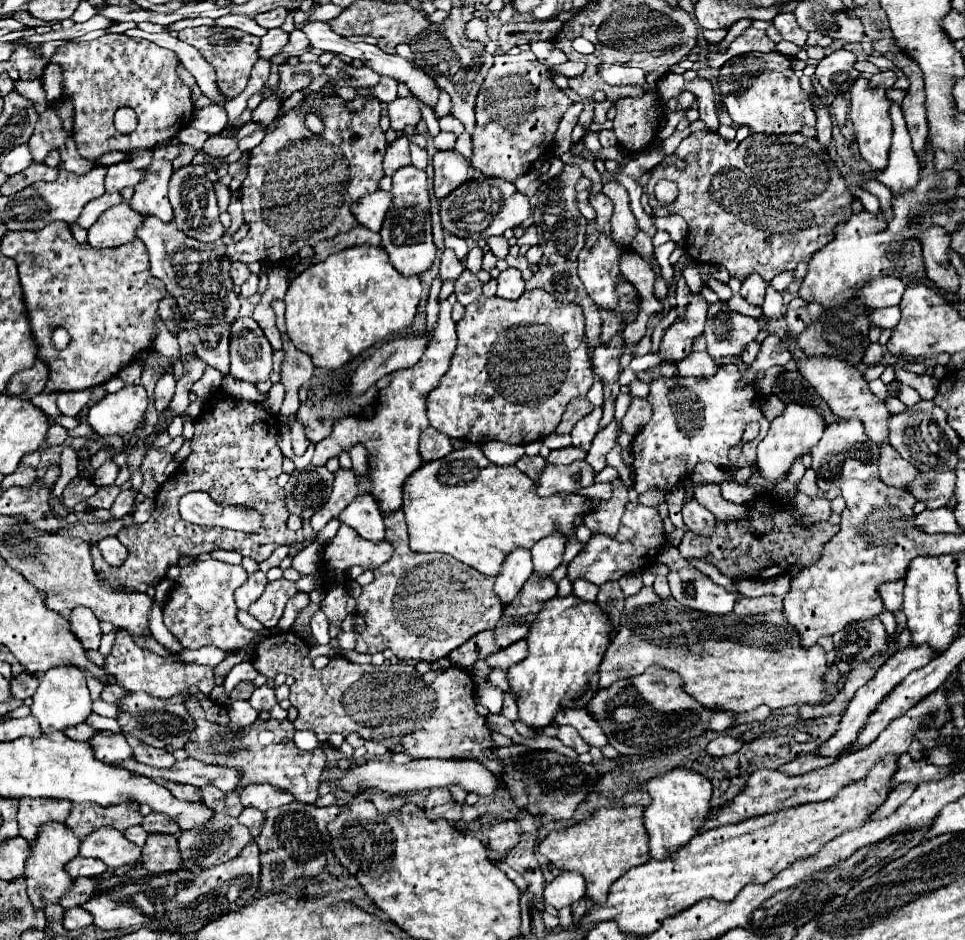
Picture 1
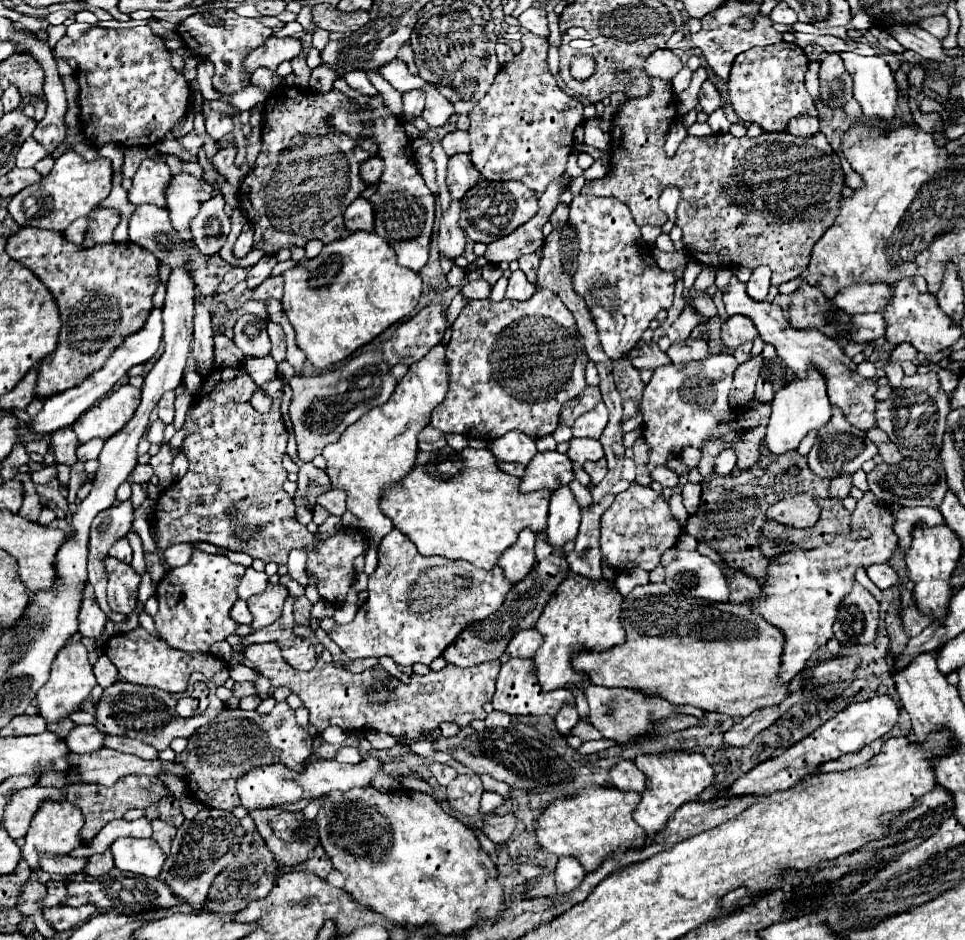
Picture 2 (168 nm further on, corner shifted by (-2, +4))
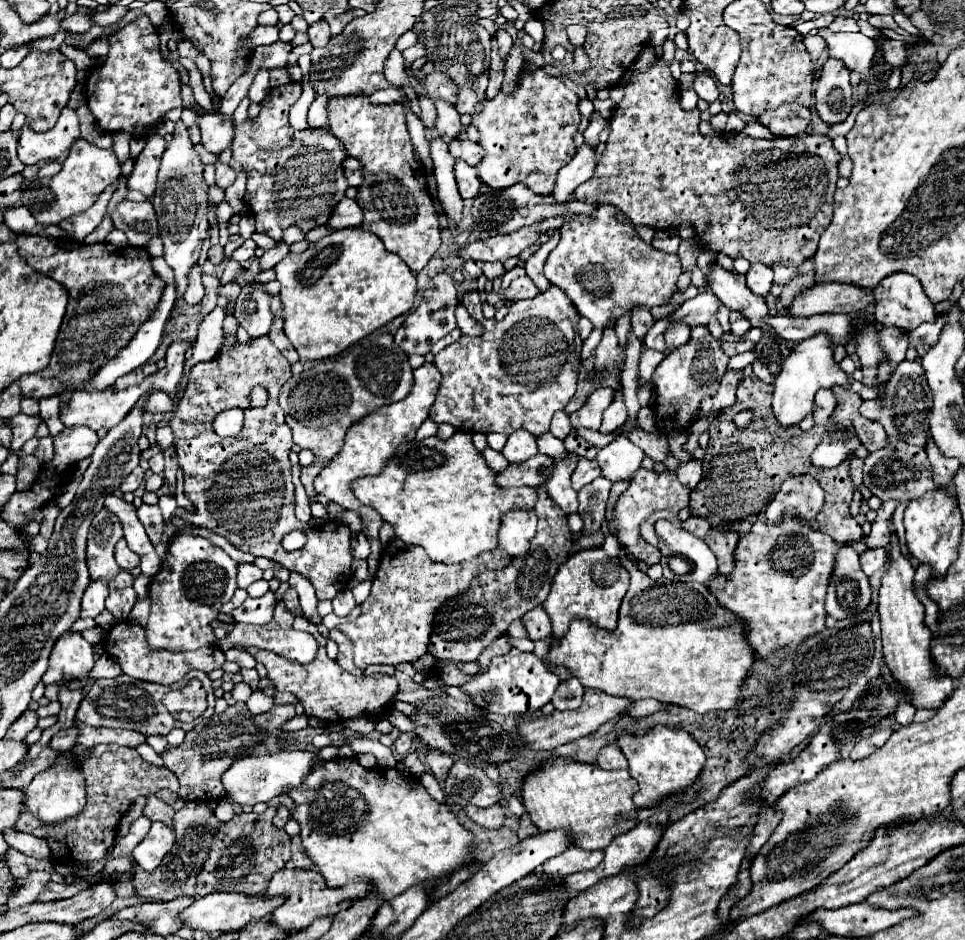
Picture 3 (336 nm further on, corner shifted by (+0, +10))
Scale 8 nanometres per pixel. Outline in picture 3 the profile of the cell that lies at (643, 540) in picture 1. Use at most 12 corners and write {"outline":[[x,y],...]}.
{"outline":[[640,469],[614,509],[618,541],[646,565],[660,563],[640,523],[680,511],[690,489],[674,471]]}

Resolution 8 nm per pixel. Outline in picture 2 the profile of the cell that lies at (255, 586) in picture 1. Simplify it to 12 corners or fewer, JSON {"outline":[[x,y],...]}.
{"outline":[[252,567],[238,585],[238,597],[246,601],[262,593],[268,585],[268,575]]}

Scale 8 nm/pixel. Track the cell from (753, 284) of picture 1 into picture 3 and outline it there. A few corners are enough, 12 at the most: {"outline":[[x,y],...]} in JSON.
{"outline":[[752,263],[746,285],[754,295],[768,295],[772,269]]}

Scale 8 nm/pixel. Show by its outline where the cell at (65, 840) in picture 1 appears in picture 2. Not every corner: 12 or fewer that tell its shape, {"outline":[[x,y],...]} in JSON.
{"outline":[[44,803],[30,825],[22,857],[40,883],[44,853],[82,845],[82,813],[70,803]]}

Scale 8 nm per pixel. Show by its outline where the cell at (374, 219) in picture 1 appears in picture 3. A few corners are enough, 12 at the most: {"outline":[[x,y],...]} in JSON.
{"outline":[[344,197],[332,211],[330,229],[360,227],[360,205]]}

